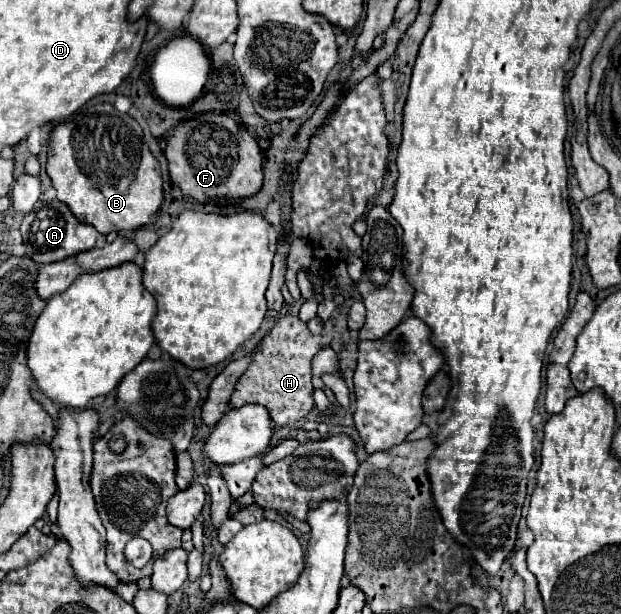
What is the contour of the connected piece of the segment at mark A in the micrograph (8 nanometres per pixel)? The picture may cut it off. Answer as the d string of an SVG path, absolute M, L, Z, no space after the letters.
M59 199L53 201L39 201L35 209L23 217L21 223L21 233L23 233L23 243L27 247L27 255L33 257L37 263L53 263L61 261L65 257L77 255L81 251L93 249L93 247L103 247L105 245L105 235L101 235L93 225L81 223L67 205L63 205Z

